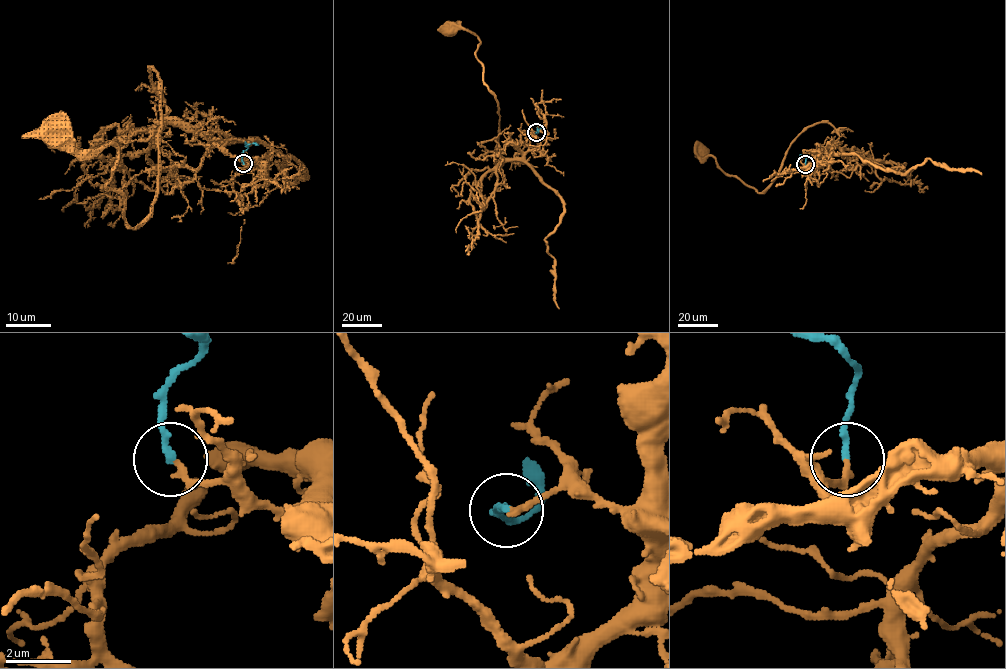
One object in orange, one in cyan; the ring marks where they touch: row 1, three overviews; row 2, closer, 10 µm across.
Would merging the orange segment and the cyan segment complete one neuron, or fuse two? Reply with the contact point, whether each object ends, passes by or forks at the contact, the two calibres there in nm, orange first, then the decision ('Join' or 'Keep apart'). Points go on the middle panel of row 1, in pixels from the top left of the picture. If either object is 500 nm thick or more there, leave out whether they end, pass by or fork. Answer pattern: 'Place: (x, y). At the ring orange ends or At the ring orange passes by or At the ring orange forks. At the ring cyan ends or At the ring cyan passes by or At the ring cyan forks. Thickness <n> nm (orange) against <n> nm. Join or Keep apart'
Place: (536, 132). At the ring orange ends. At the ring cyan ends. Thickness 200 nm (orange) against 240 nm. Join

